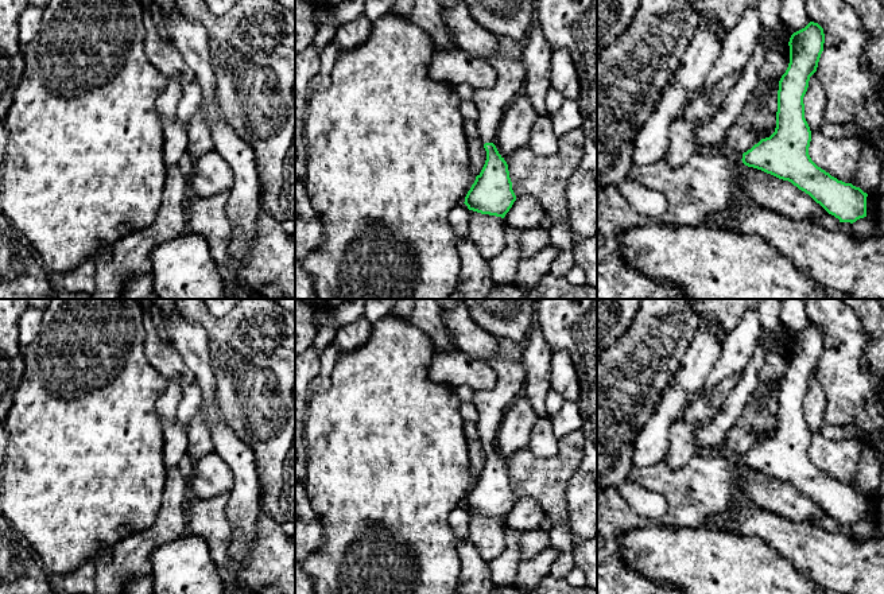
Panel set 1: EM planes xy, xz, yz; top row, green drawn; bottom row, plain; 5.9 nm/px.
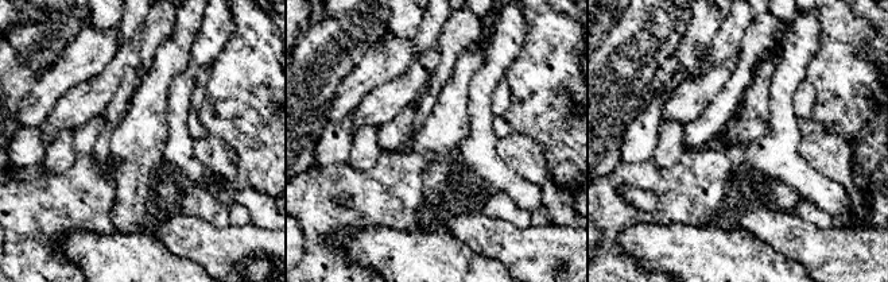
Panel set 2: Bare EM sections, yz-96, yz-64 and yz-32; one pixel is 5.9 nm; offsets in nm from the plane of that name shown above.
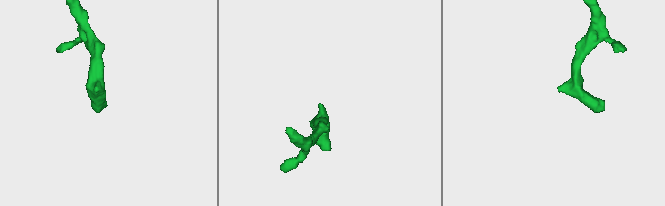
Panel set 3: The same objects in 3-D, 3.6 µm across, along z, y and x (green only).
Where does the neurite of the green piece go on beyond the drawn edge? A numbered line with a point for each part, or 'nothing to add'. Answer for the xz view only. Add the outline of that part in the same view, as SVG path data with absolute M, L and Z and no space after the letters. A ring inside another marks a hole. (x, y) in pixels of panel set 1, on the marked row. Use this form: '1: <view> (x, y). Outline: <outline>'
1: xz (507, 61). Outline: M496 36L497 47L486 62L496 71L496 85L486 90L476 89L473 102L478 109L477 128L484 143L495 143L499 125L526 81L523 43Z

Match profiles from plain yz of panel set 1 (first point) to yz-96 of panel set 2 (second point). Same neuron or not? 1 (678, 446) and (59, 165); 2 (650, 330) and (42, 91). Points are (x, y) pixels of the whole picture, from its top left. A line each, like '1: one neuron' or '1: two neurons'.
1: one neuron
2: two neurons

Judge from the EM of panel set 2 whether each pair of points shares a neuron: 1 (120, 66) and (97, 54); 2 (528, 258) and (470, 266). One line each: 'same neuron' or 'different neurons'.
1: different neurons
2: different neurons

